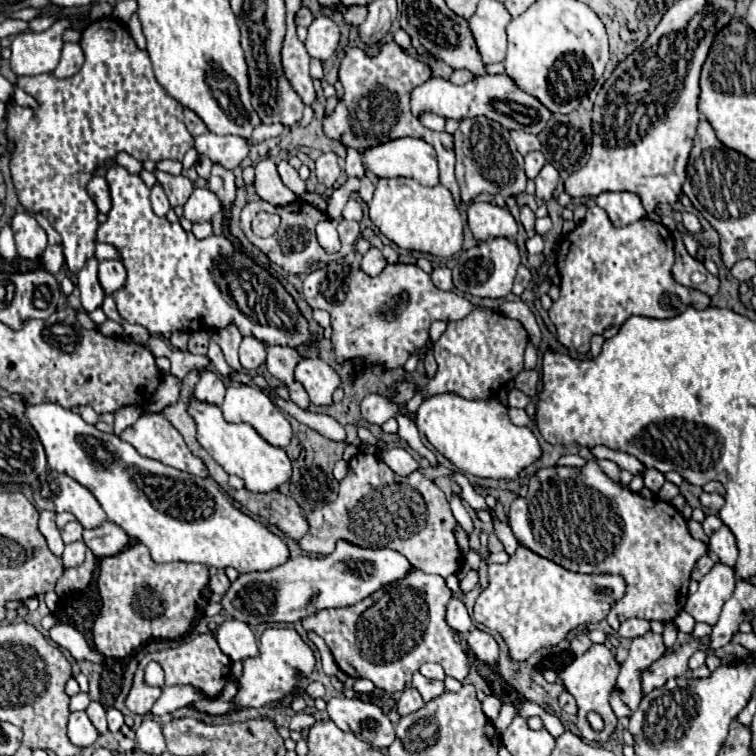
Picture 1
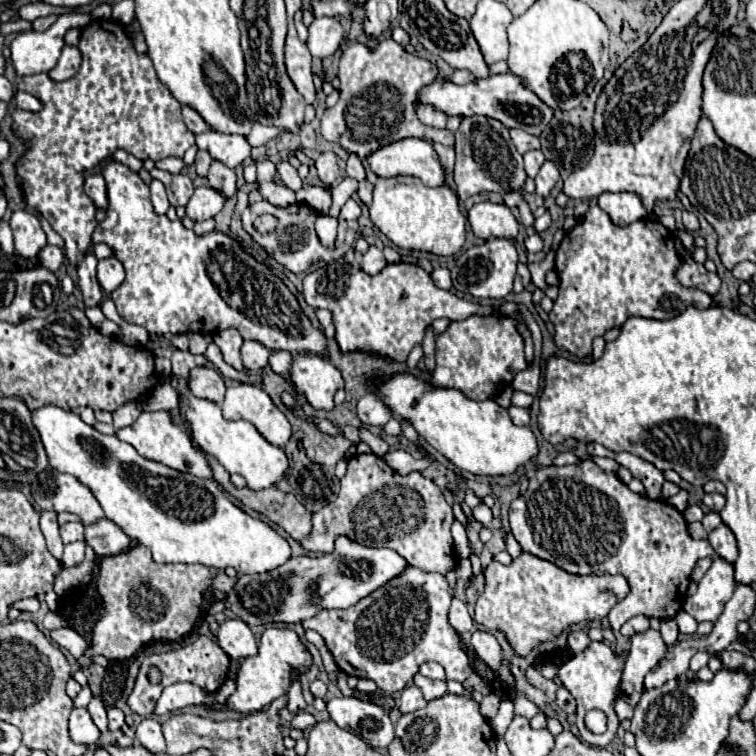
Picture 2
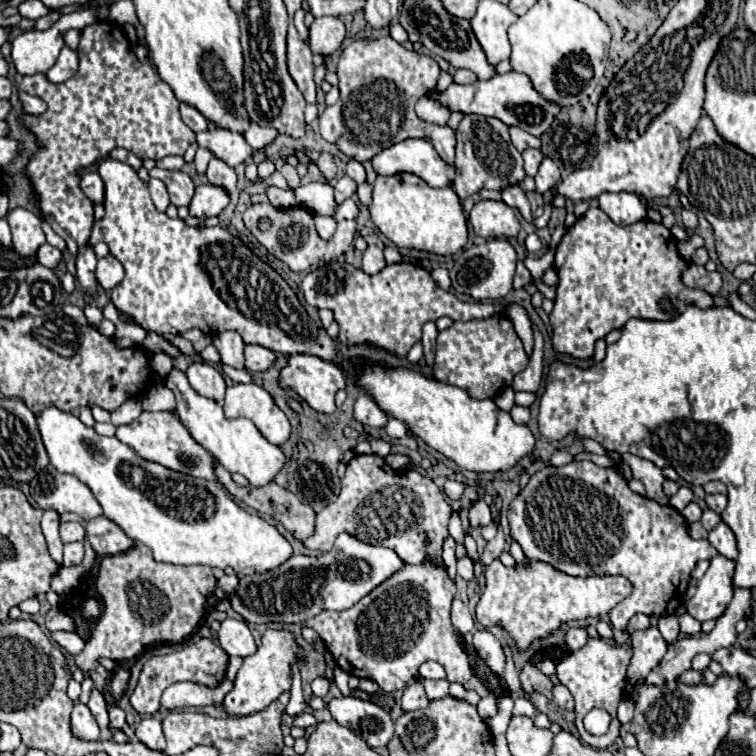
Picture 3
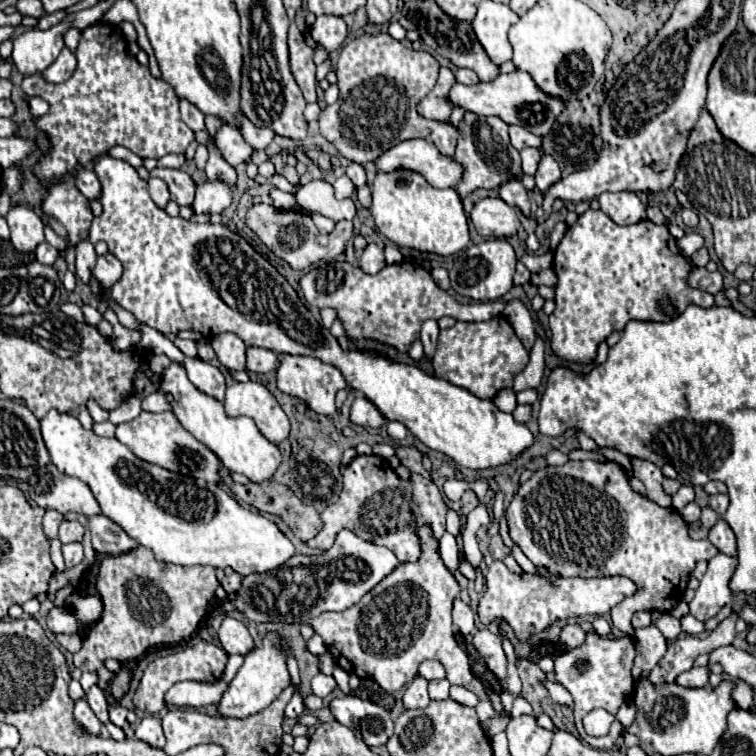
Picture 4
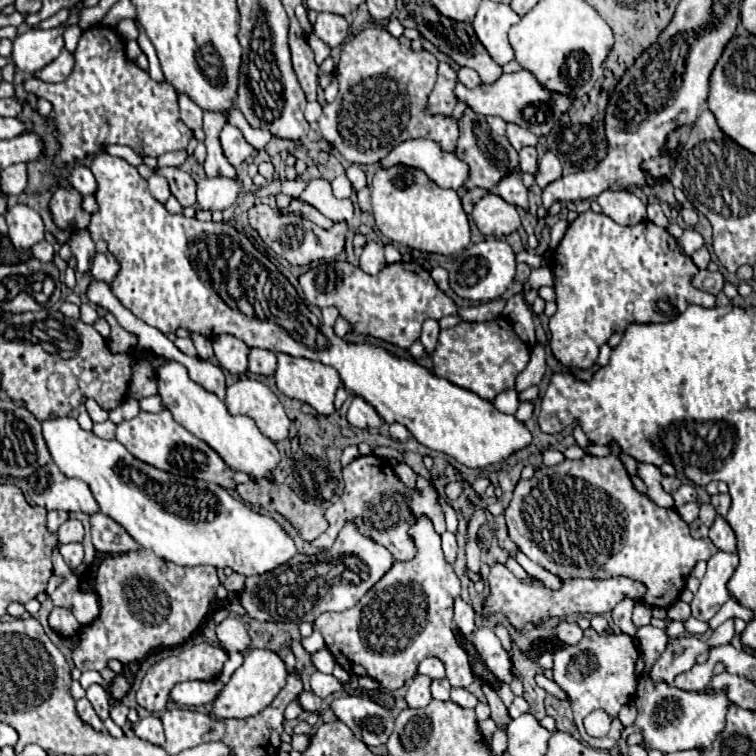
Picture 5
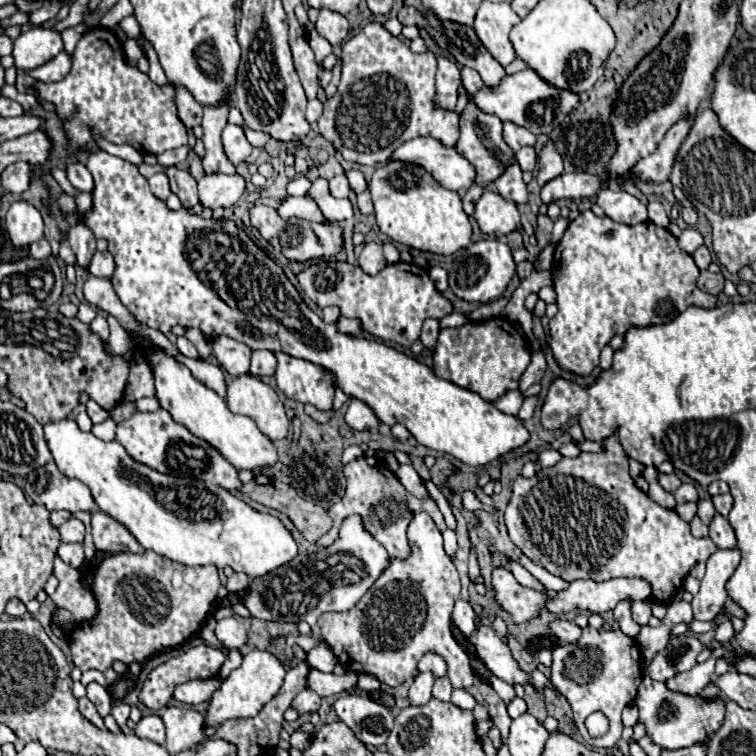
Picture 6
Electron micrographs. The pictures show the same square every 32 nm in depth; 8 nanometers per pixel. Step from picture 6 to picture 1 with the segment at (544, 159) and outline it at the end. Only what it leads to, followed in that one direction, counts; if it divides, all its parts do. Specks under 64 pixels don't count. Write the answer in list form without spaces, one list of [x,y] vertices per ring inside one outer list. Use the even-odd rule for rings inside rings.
[[[546,164],[540,170],[540,174],[536,176],[536,196],[542,200],[548,200],[552,196],[552,192],[556,190],[558,180],[560,180],[558,170],[552,164]]]

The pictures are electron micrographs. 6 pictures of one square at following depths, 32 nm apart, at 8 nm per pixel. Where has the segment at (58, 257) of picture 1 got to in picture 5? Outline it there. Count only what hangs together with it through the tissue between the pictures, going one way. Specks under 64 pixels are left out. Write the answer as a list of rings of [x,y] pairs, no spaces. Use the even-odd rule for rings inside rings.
[[[42,240],[42,242],[38,242],[38,244],[32,246],[32,256],[36,260],[40,260],[40,262],[48,262],[48,260],[54,258],[54,248],[52,248],[50,242]]]

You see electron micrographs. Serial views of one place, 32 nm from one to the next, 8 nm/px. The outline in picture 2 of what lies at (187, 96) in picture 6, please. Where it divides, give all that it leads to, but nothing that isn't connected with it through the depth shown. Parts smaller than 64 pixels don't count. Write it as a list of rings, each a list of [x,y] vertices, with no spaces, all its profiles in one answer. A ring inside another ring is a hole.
[[[182,106],[182,118],[184,118],[184,124],[194,132],[194,134],[200,134],[200,132],[206,132],[208,130],[208,124],[204,122],[204,118],[190,106]]]

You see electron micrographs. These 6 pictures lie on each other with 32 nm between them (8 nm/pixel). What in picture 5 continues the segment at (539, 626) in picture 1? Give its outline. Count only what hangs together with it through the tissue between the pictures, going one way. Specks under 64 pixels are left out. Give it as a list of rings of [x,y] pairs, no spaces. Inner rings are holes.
[[[496,564],[490,570],[490,596],[486,598],[484,604],[484,614],[492,612],[502,612],[510,618],[512,626],[522,628],[528,622],[542,622],[548,616],[568,616],[568,614],[606,614],[610,612],[620,600],[632,598],[640,600],[644,596],[644,584],[638,580],[628,580],[628,578],[608,578],[608,580],[566,580],[564,586],[556,592],[548,590],[542,582],[534,580],[532,584],[522,584],[506,566]]]

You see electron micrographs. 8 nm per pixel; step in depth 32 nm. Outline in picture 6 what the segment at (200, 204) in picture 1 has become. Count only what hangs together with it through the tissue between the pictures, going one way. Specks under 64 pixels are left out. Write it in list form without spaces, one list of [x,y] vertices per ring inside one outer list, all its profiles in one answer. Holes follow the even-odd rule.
[[[214,172],[214,174],[204,174],[198,180],[200,202],[212,210],[236,204],[244,192],[246,192],[246,182],[238,172],[236,174]]]

